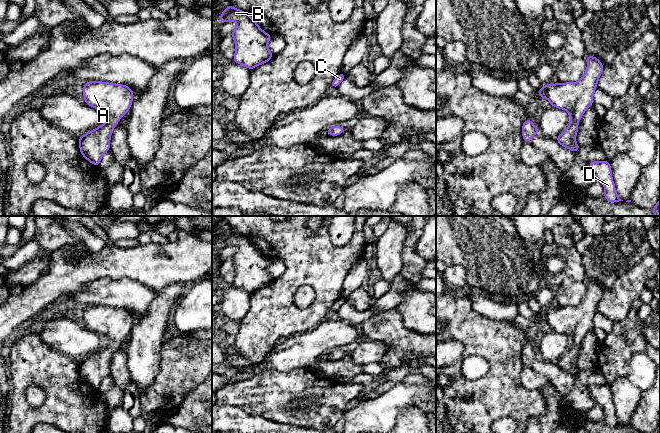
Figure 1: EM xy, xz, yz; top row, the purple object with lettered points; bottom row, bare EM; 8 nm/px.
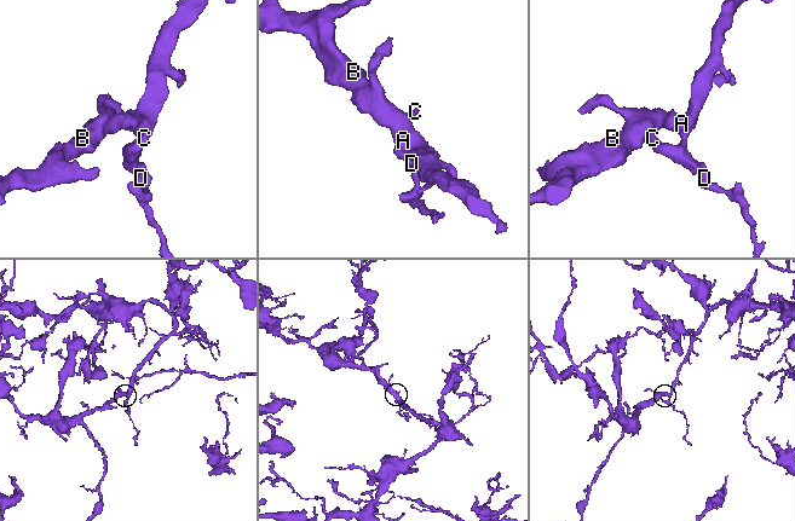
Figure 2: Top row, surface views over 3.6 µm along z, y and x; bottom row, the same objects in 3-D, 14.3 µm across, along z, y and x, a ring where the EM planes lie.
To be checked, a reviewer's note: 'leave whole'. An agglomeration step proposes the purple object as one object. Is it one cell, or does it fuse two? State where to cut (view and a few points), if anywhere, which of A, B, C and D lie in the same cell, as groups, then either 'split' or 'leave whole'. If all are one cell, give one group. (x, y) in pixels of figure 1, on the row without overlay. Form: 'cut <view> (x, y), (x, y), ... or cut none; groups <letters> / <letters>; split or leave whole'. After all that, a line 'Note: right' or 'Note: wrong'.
cut none; groups A B C D; leave whole
Note: right

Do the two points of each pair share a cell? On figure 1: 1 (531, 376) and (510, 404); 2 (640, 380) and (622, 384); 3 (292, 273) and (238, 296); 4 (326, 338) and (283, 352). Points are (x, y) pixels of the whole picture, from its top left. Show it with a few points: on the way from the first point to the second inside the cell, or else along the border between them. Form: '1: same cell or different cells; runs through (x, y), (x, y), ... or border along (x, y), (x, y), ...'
1: different cells; border along (522, 365), (521, 383), (526, 388), (538, 390)
2: different cells; border along (626, 377), (640, 391)
3: different cells; border along (250, 294), (250, 306), (243, 317)
4: same cell; runs through (315, 343), (301, 351), (294, 352)

